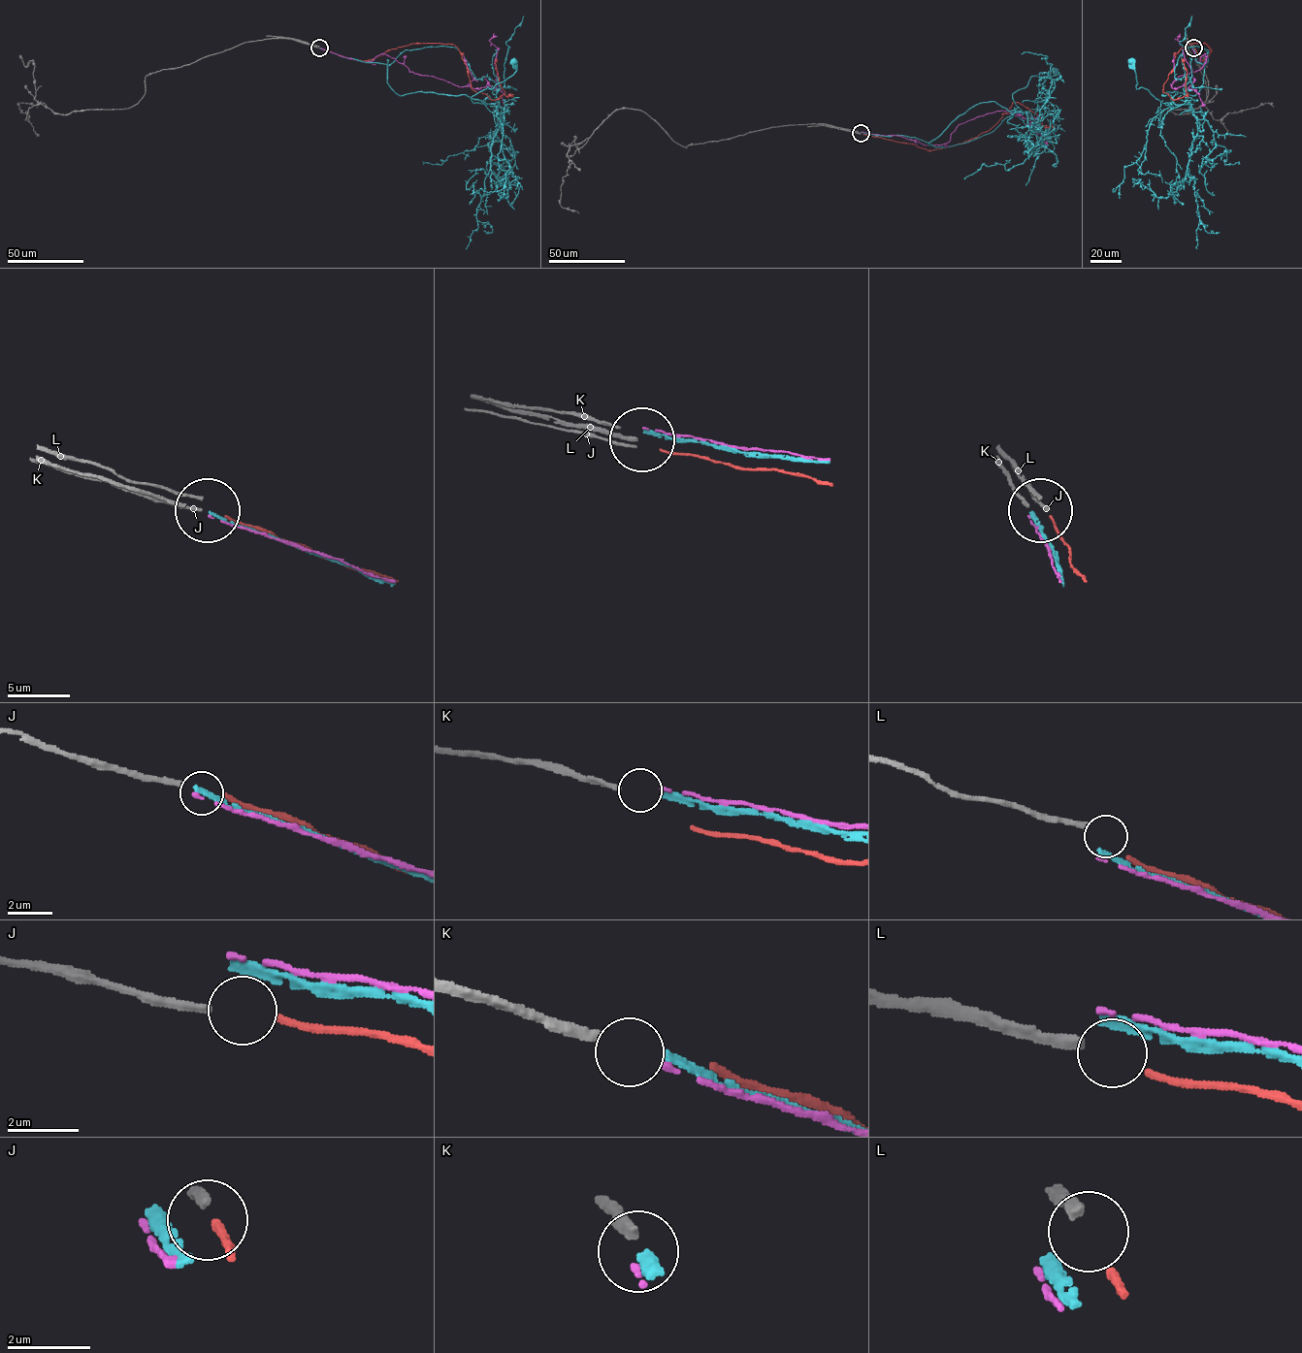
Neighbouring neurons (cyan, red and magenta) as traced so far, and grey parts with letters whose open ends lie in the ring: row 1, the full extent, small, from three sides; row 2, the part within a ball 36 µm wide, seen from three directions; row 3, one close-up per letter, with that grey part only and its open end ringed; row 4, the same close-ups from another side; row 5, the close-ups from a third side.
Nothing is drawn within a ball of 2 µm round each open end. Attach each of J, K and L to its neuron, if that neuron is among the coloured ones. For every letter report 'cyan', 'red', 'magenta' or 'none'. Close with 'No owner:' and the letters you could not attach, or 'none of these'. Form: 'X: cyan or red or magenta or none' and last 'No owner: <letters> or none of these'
J: red
K: cyan
L: none
No owner: L

